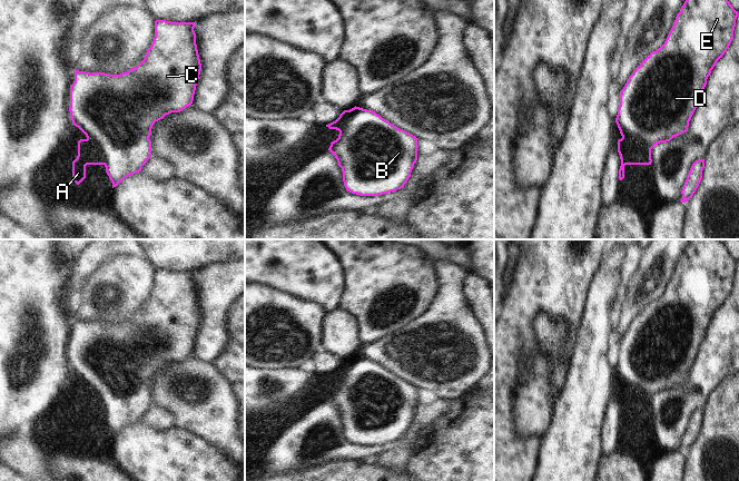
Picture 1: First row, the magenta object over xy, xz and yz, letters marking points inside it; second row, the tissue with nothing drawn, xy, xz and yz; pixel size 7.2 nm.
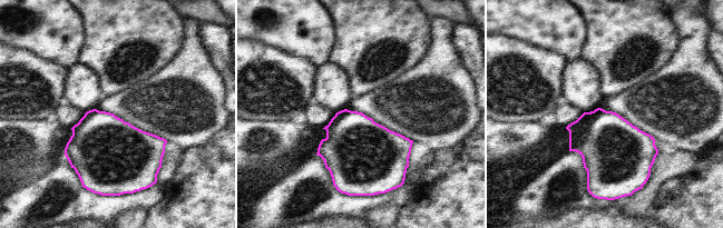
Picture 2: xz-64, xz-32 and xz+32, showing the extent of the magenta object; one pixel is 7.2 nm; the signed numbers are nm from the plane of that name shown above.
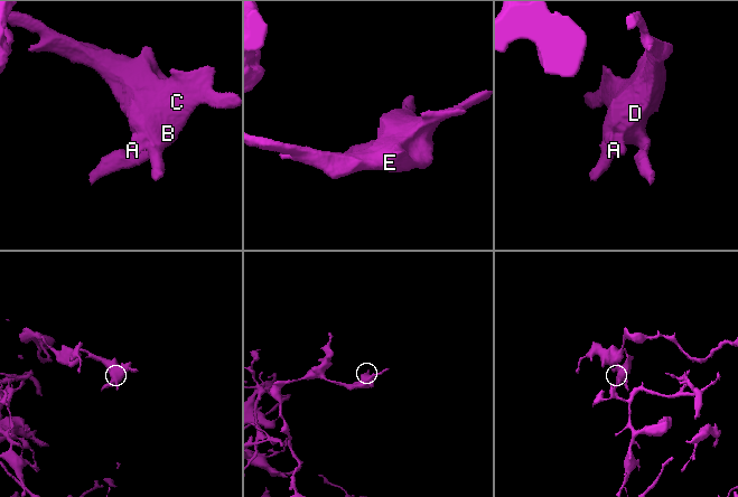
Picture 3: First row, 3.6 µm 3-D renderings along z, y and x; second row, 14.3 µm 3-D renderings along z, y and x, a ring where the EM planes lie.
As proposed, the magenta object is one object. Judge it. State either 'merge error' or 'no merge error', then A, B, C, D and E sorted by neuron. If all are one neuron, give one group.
no merge error | A B C D E

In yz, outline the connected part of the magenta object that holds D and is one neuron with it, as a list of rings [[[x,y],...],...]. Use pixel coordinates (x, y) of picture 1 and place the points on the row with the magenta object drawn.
[[[686,0],[664,43],[657,51],[652,51],[629,77],[620,91],[620,106],[615,118],[622,136],[618,140],[618,153],[621,159],[620,180],[624,178],[625,165],[651,165],[651,149],[656,145],[670,141],[688,130],[707,79],[733,39],[737,17],[738,11],[728,0]]]

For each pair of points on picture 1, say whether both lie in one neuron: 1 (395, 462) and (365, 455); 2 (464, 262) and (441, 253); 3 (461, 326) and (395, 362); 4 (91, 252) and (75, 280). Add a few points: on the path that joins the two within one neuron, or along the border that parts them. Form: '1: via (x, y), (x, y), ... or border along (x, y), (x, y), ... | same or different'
1: border along (394, 441), (394, 444), (378, 454), (374, 461) | different
2: via (459, 256), (453, 253), (446, 253) | same
3: via (444, 339), (434, 342), (424, 352), (412, 353) | same
4: via (90, 258), (80, 273) | same

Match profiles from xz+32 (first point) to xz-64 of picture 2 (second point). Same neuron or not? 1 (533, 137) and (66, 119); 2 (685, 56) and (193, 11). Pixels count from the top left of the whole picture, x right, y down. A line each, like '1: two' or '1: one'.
1: two
2: two

